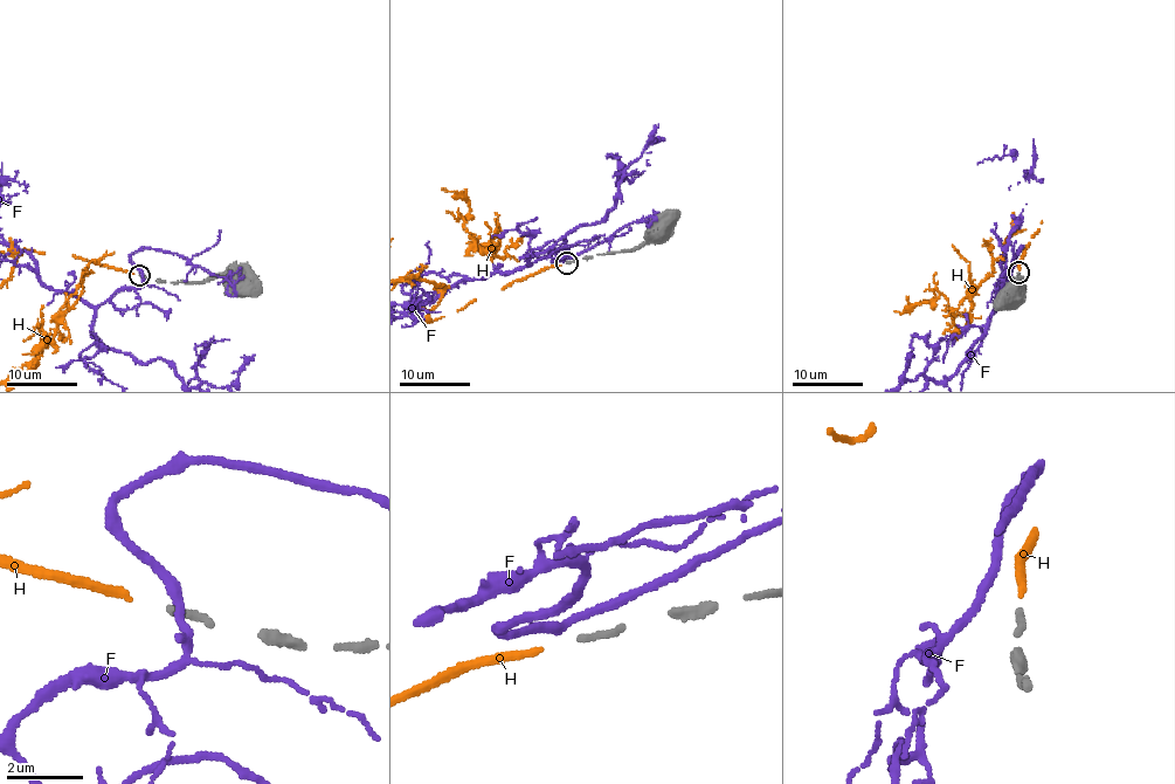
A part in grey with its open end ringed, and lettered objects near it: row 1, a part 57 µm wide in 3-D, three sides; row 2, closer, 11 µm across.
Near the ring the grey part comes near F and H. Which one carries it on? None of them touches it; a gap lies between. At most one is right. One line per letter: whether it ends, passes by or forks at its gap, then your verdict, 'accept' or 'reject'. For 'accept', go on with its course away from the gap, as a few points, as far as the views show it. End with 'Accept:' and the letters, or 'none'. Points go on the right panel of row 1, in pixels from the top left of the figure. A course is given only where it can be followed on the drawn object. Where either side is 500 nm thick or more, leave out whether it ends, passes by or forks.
F: it passes by; reject
H: it ends; accept
Accept: H

